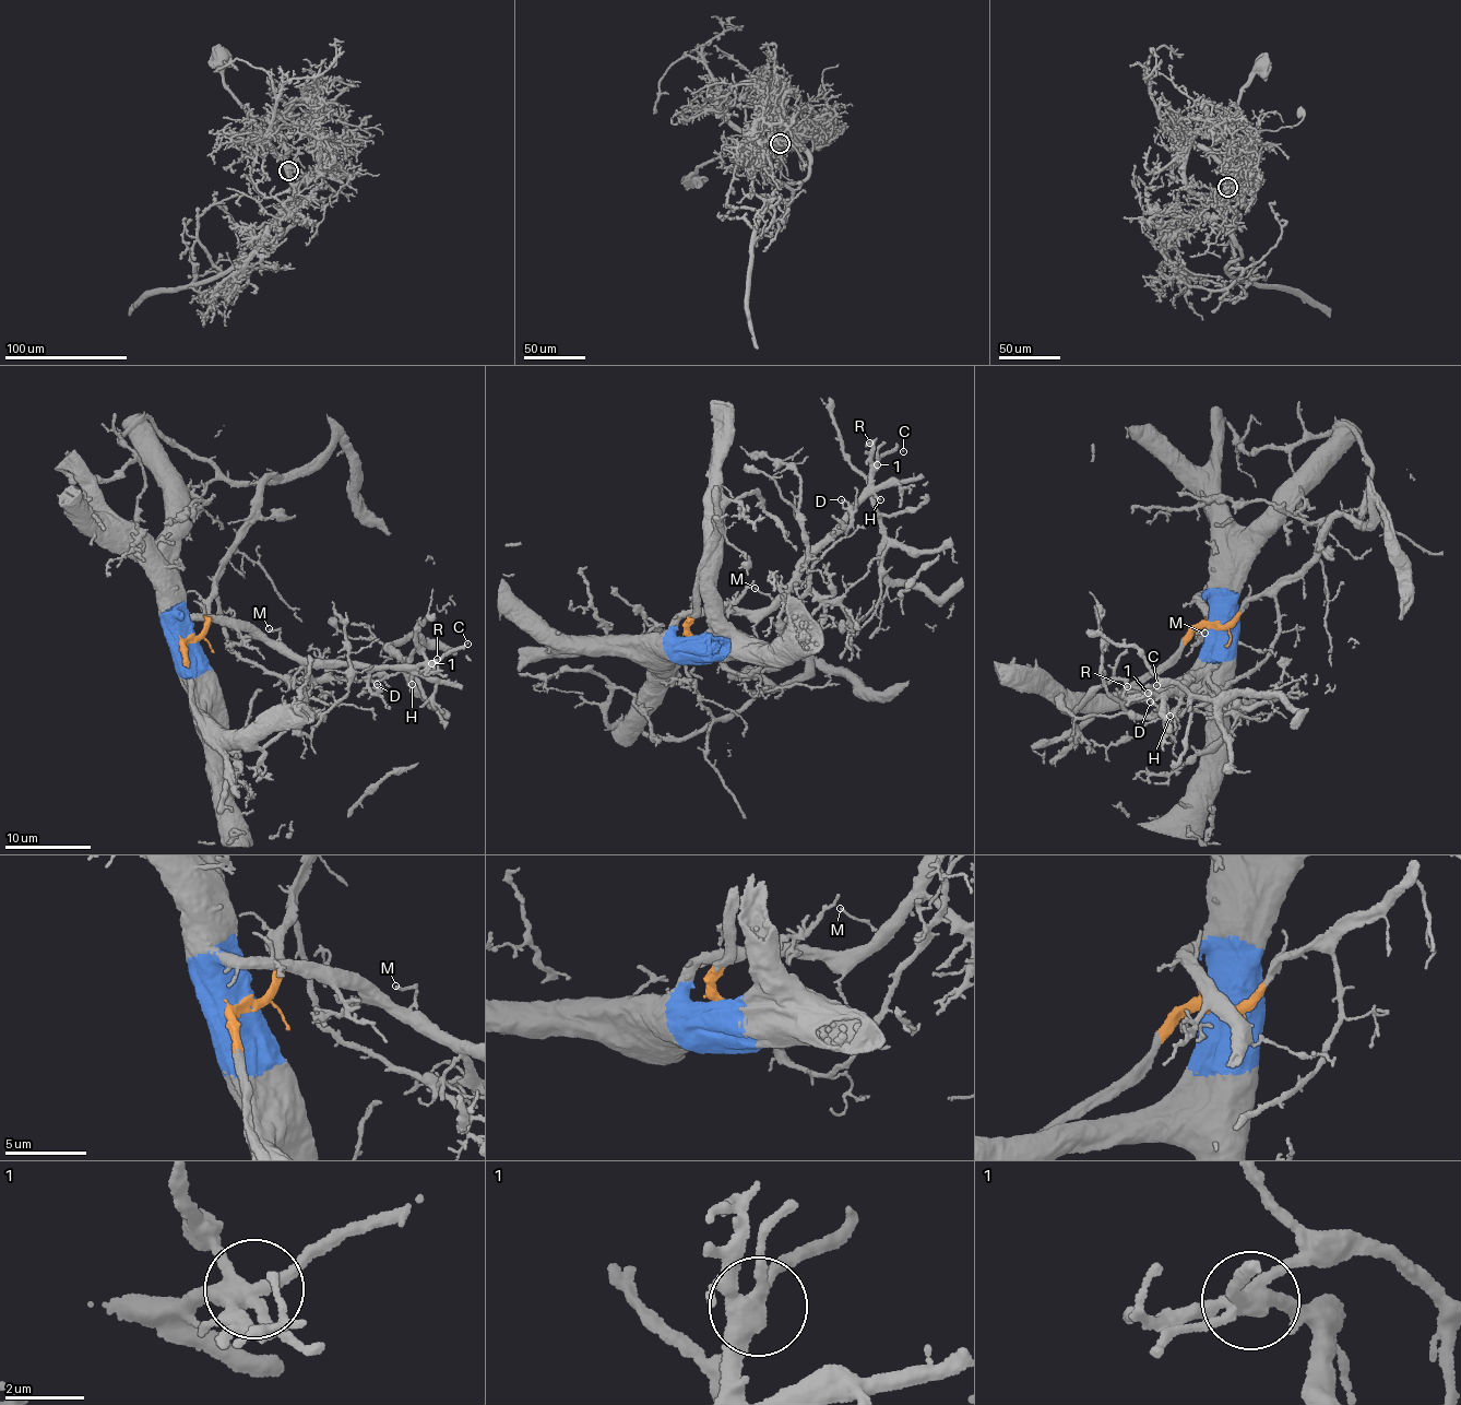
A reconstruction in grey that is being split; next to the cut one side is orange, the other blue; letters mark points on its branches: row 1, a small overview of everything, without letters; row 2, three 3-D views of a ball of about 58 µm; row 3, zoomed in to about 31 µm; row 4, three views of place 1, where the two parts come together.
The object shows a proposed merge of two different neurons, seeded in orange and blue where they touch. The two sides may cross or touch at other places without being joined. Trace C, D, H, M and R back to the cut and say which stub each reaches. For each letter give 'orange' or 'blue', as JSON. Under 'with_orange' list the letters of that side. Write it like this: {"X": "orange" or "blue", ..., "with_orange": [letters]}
{"C": "blue", "D": "blue", "H": "blue", "M": "blue", "R": "blue", "with_orange": []}

